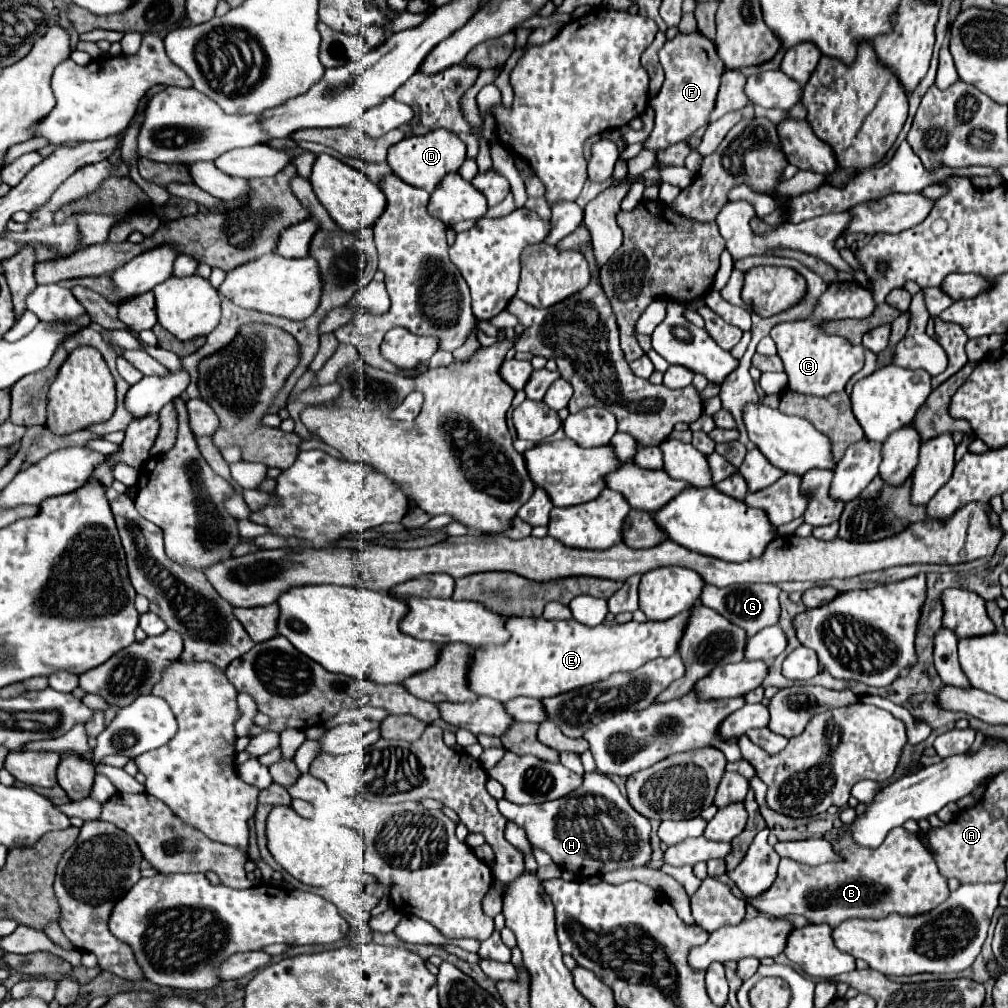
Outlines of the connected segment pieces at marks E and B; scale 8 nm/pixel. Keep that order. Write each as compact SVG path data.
M688 611L666 621L602 622L596 627L586 627L574 619L546 621L542 617L510 617L506 627L512 637L508 643L476 649L474 663L470 665L470 689L498 701L520 695L542 699L604 681L618 671L634 671L656 657L676 653L686 615Z
M902 827L890 831L876 849L852 847L840 855L844 863L832 861L816 867L780 859L778 877L772 887L758 897L744 897L746 905L770 917L786 917L792 913L804 915L810 923L838 927L846 919L884 919L890 913L904 917L922 915L950 897L946 879L938 873L928 849L914 833Z

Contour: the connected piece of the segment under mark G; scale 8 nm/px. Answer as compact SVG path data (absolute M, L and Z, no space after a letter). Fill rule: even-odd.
M706 585L702 591L702 605L718 611L722 617L726 617L730 623L742 627L746 635L756 635L760 629L774 625L780 615L780 603L778 603L780 589L776 585L730 585L730 587L714 587Z

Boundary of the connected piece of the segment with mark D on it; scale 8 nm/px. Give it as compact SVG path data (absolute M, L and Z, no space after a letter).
M434 129L426 135L412 135L404 137L400 143L390 147L388 151L388 165L392 167L392 173L398 175L402 181L424 187L424 191L434 191L434 187L442 181L442 177L450 171L458 171L460 165L466 159L466 145L460 141L458 135L446 131L446 129Z

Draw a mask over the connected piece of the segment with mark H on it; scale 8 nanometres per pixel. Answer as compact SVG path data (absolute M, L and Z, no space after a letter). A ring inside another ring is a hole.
M586 773L584 783L566 797L540 805L516 805L500 799L498 809L508 821L526 829L530 843L546 851L556 865L584 879L622 867L642 867L652 853L648 819L634 811L616 783L602 773Z

